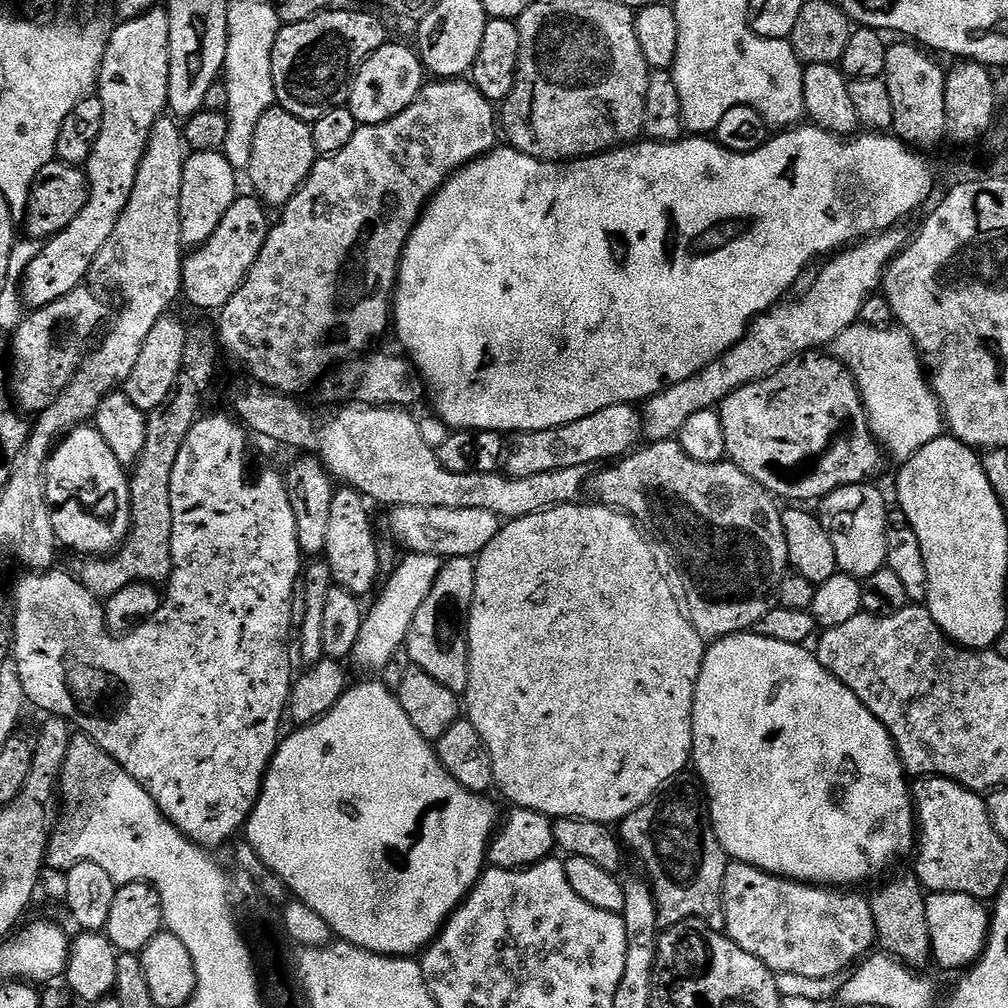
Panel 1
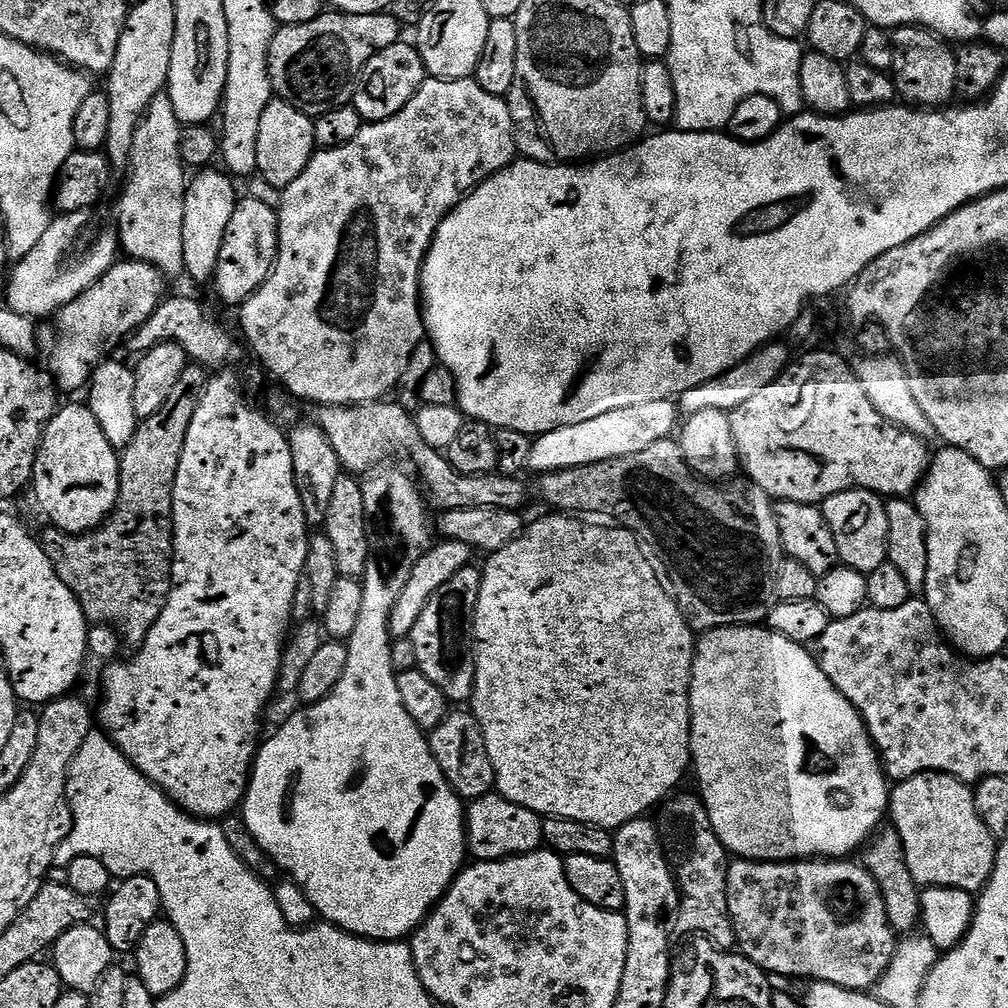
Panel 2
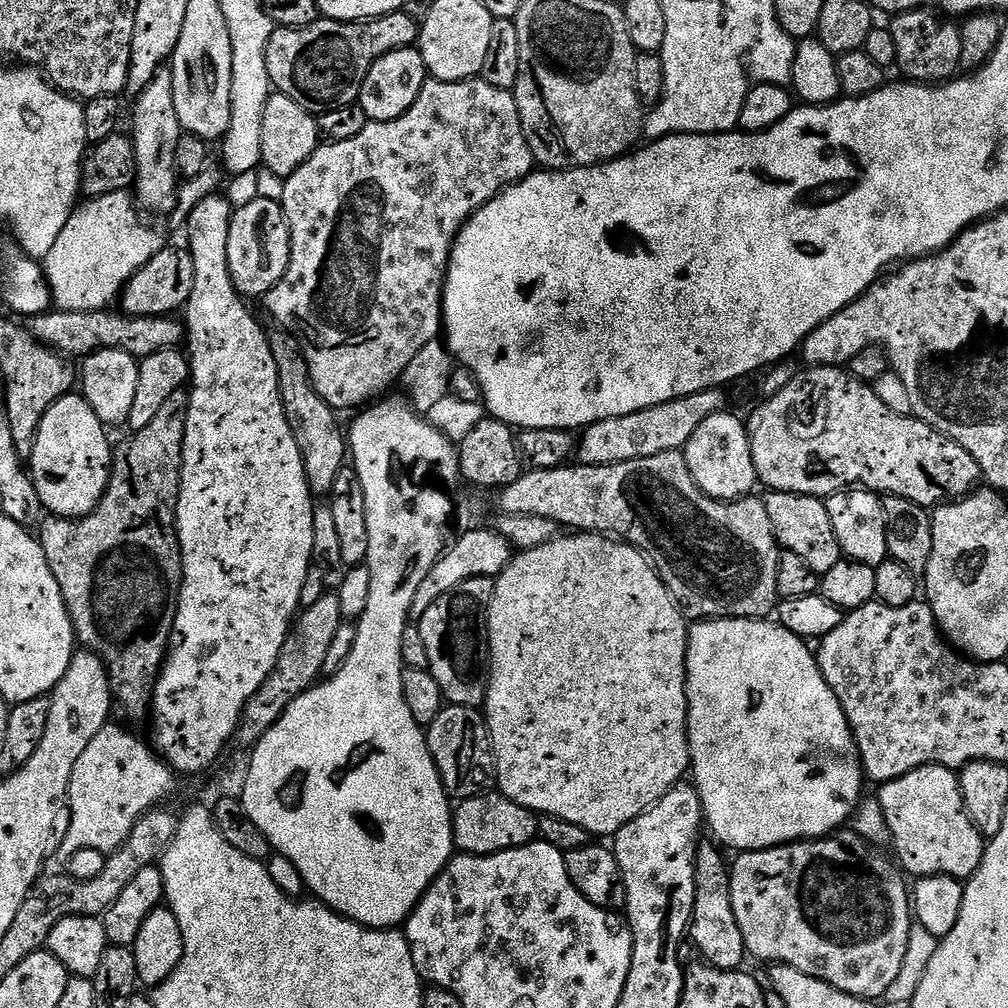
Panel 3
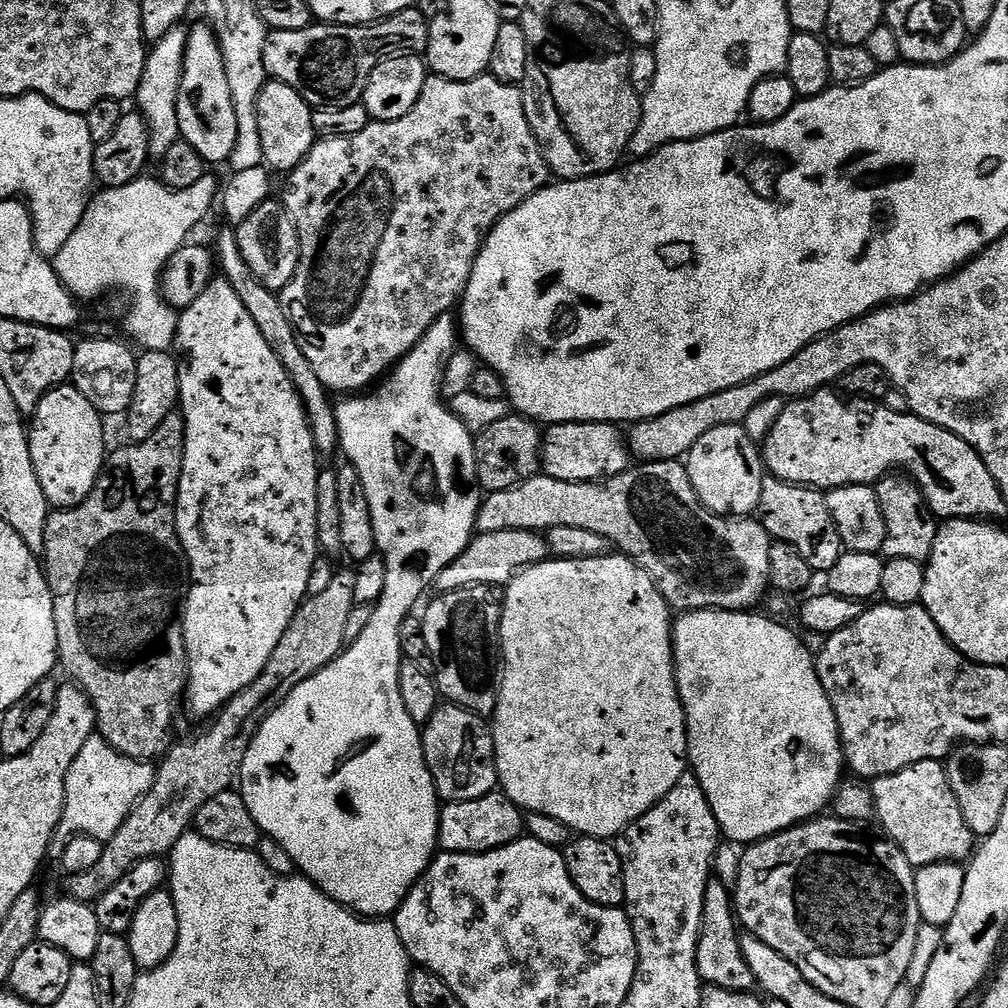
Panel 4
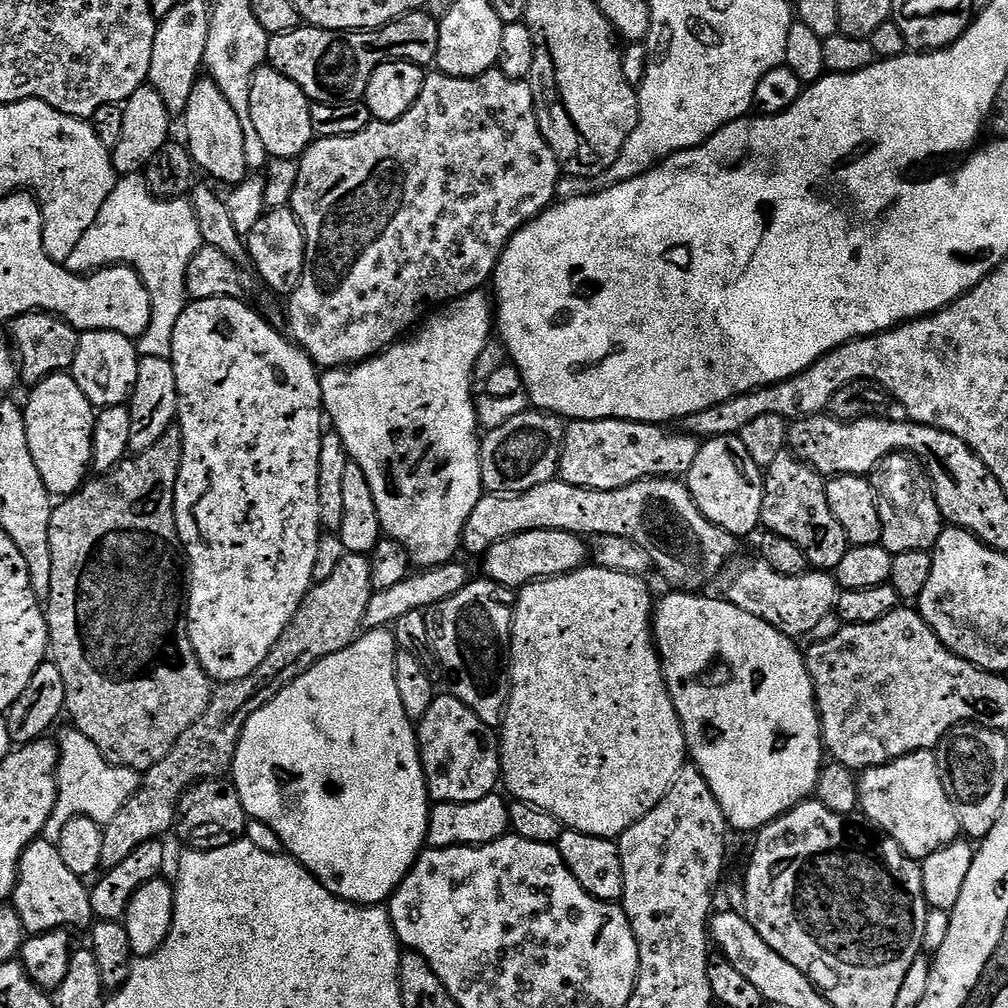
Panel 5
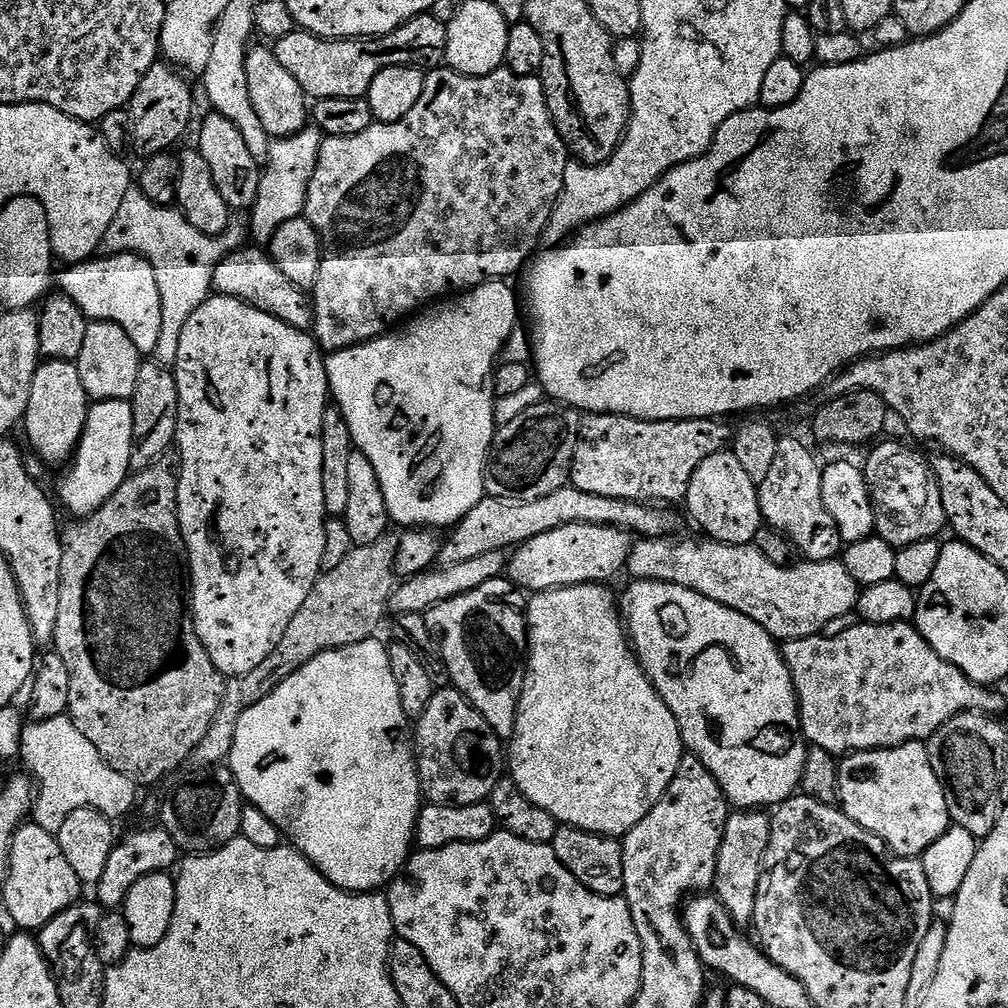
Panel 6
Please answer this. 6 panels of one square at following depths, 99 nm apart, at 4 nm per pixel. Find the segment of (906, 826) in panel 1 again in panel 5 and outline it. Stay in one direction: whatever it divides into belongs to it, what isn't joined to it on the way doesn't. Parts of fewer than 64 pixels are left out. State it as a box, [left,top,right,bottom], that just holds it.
[652,590,826,833]

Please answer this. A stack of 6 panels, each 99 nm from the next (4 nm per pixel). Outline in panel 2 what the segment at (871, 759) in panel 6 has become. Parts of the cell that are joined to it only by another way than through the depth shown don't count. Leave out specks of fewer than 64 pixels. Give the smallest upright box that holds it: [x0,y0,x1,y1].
[890,772,998,894]

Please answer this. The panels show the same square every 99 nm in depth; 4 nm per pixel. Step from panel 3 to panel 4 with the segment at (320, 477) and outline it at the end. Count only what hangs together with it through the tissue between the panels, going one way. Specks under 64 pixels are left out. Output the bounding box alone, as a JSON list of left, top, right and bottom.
[214,227,340,457]

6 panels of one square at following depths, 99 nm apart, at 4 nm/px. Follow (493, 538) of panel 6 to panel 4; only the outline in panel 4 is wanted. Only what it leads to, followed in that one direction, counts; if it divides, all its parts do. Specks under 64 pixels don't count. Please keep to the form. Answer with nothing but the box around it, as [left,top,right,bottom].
[476,460,774,614]

